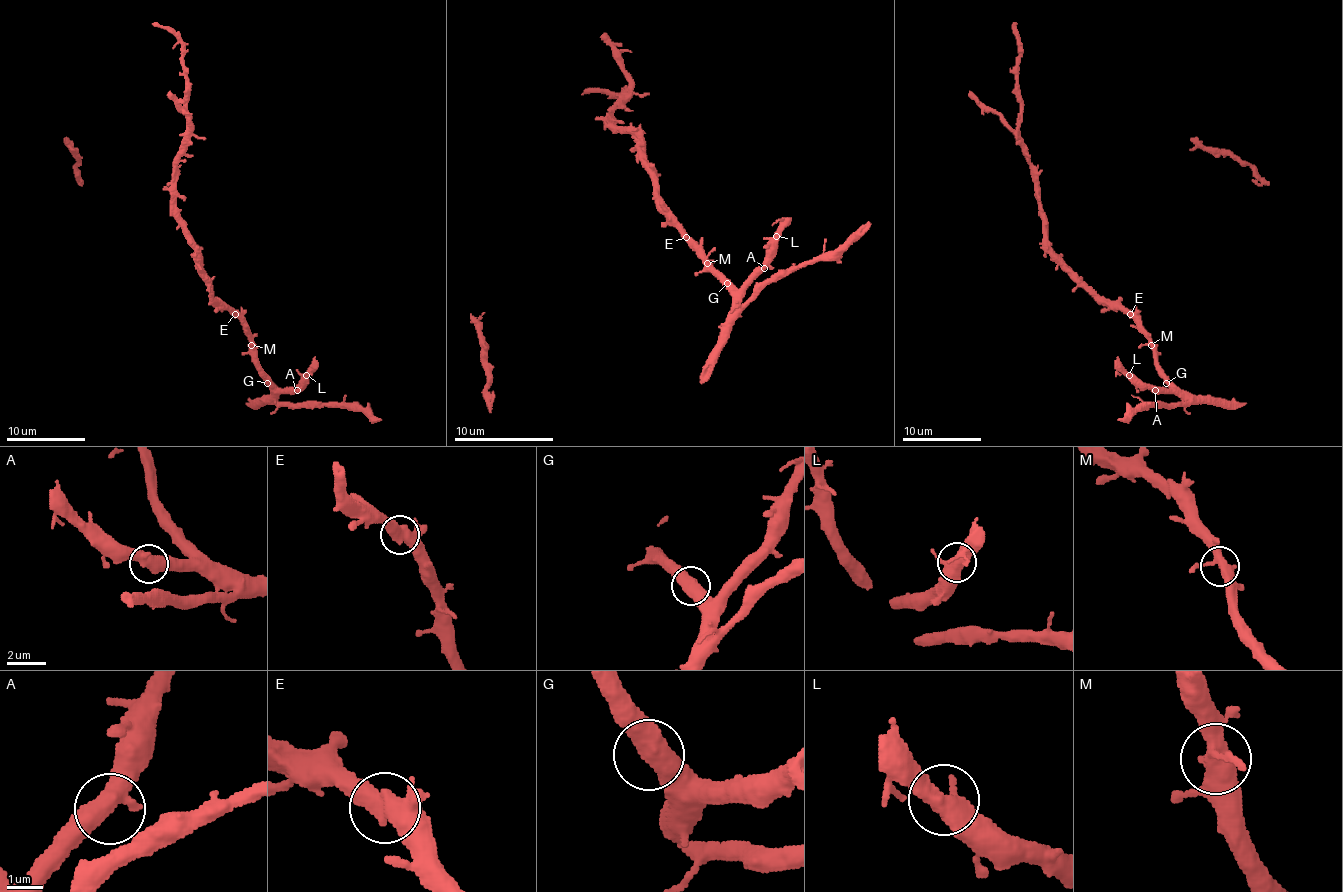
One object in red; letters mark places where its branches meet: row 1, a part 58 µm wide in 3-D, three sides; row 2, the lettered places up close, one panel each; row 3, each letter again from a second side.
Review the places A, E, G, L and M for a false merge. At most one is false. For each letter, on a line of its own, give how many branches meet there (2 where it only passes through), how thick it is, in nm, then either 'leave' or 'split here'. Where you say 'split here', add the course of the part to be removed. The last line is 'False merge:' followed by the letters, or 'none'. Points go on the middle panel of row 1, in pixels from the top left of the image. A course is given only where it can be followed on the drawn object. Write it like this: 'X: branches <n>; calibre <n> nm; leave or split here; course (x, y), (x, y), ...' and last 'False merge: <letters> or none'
A: branches 2; calibre 550 nm; leave
E: branches 2; calibre 550 nm; leave
G: branches 2; calibre 550 nm; leave
L: branches 3; calibre 440 nm; leave
M: branches 3; calibre 400 nm; leave
False merge: none

